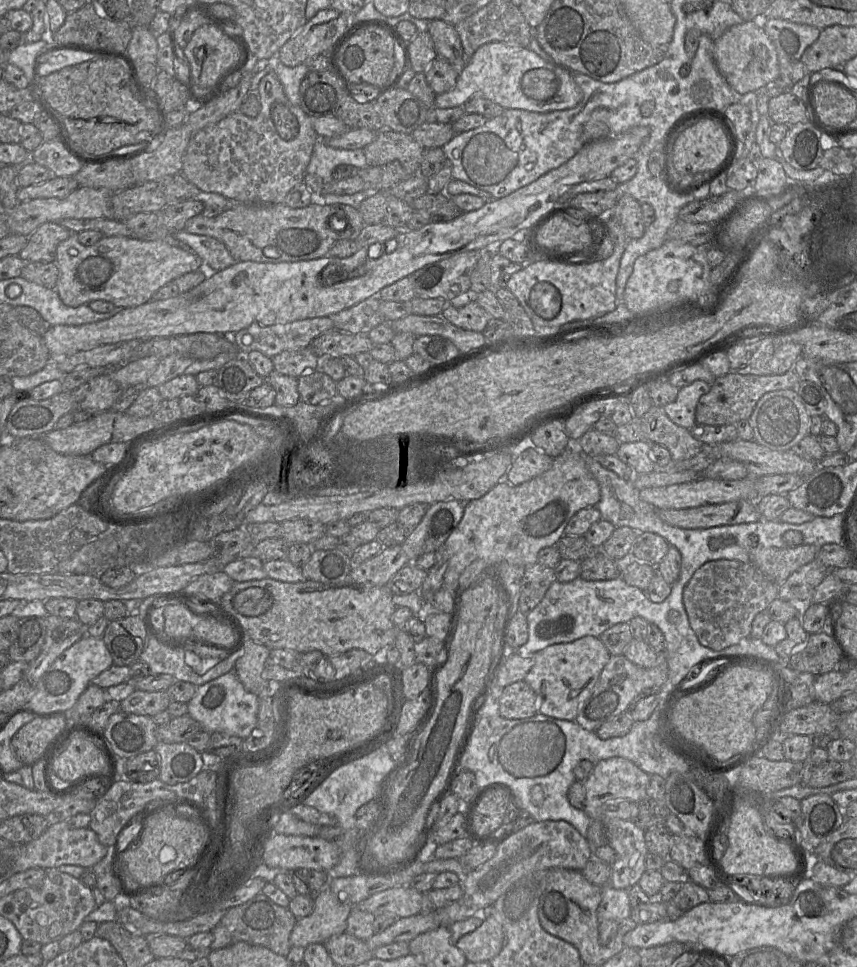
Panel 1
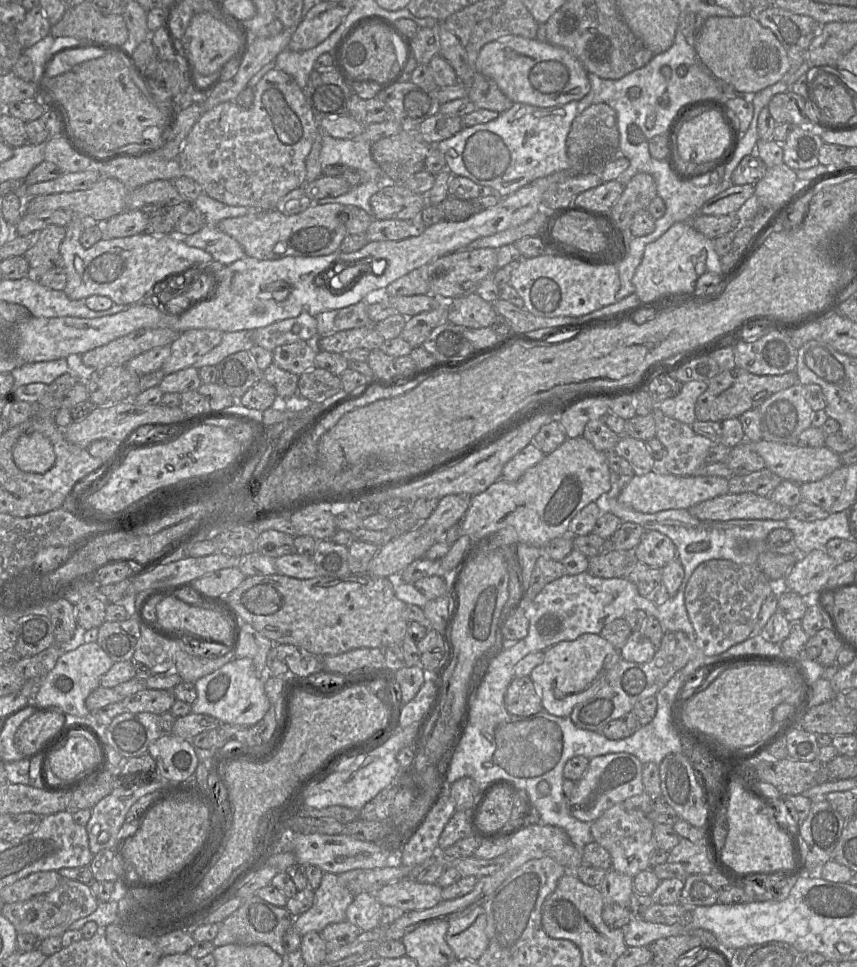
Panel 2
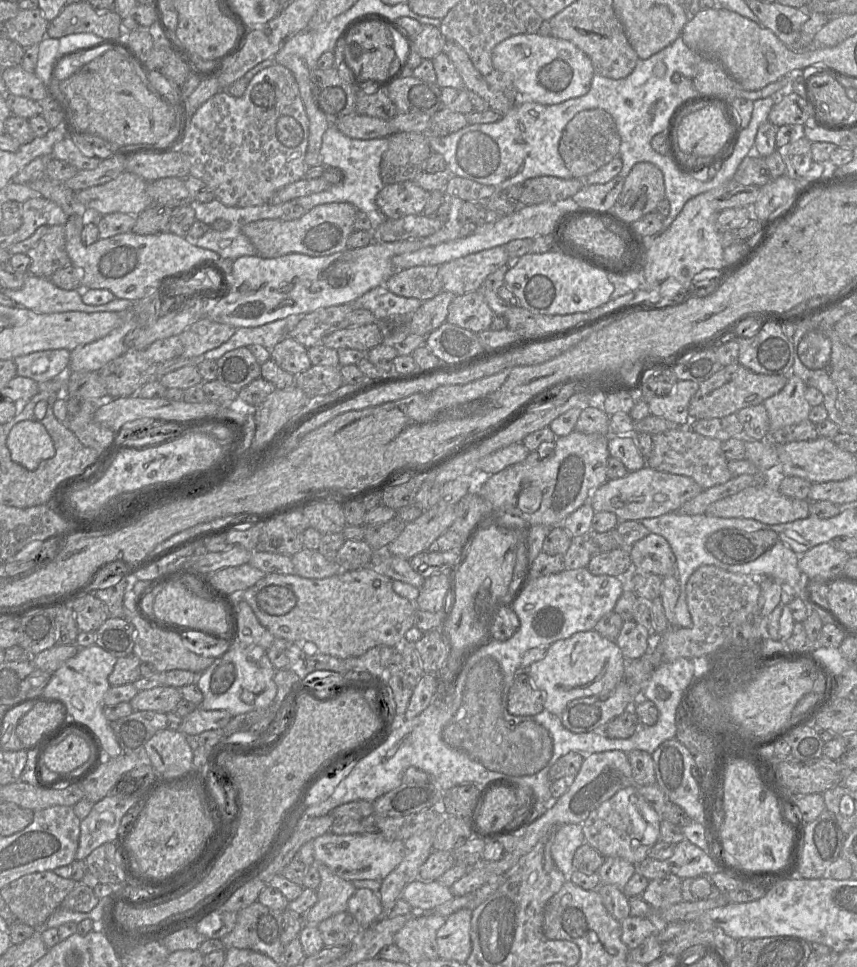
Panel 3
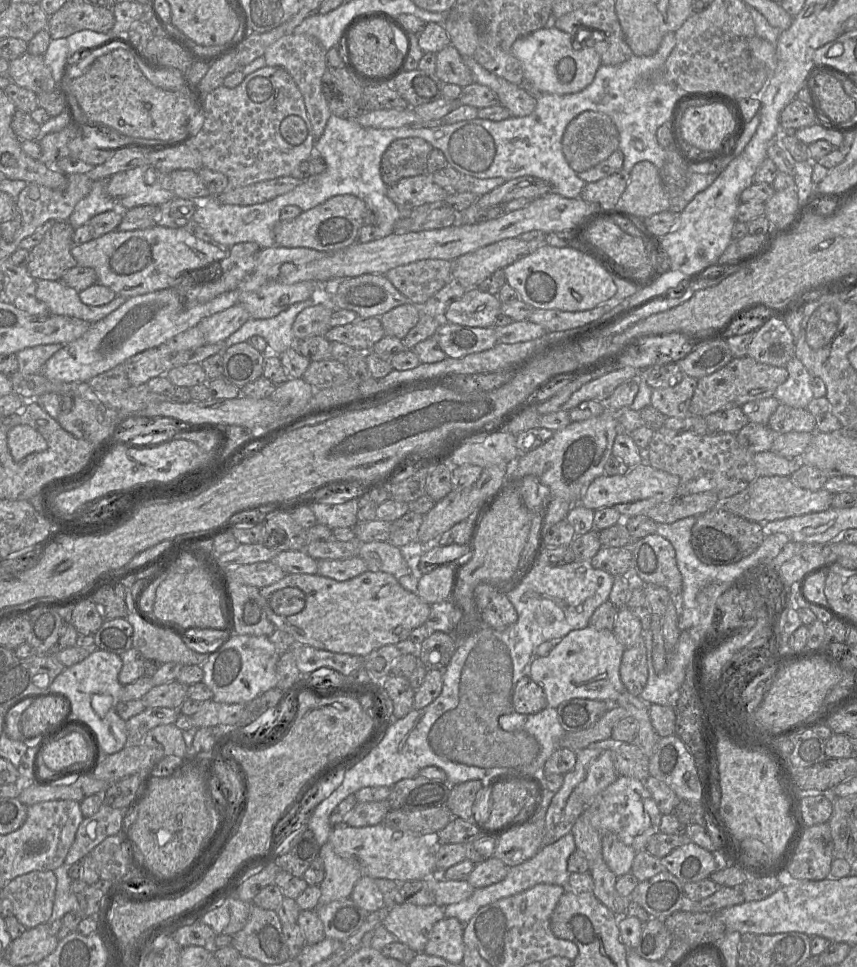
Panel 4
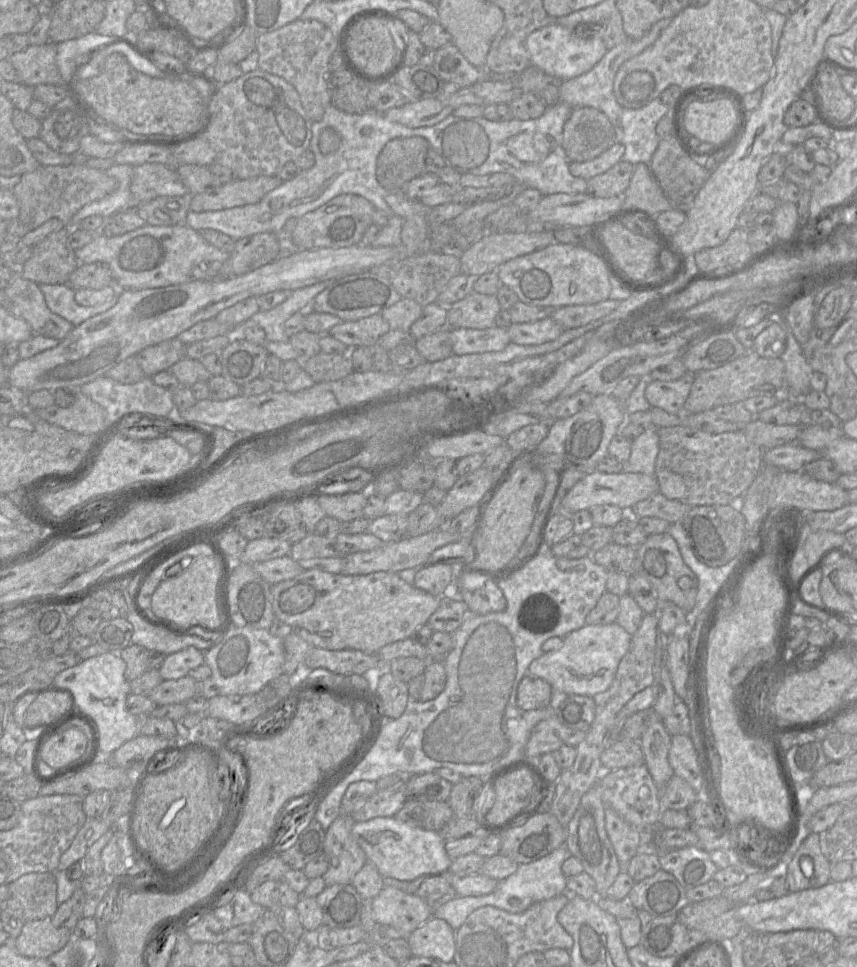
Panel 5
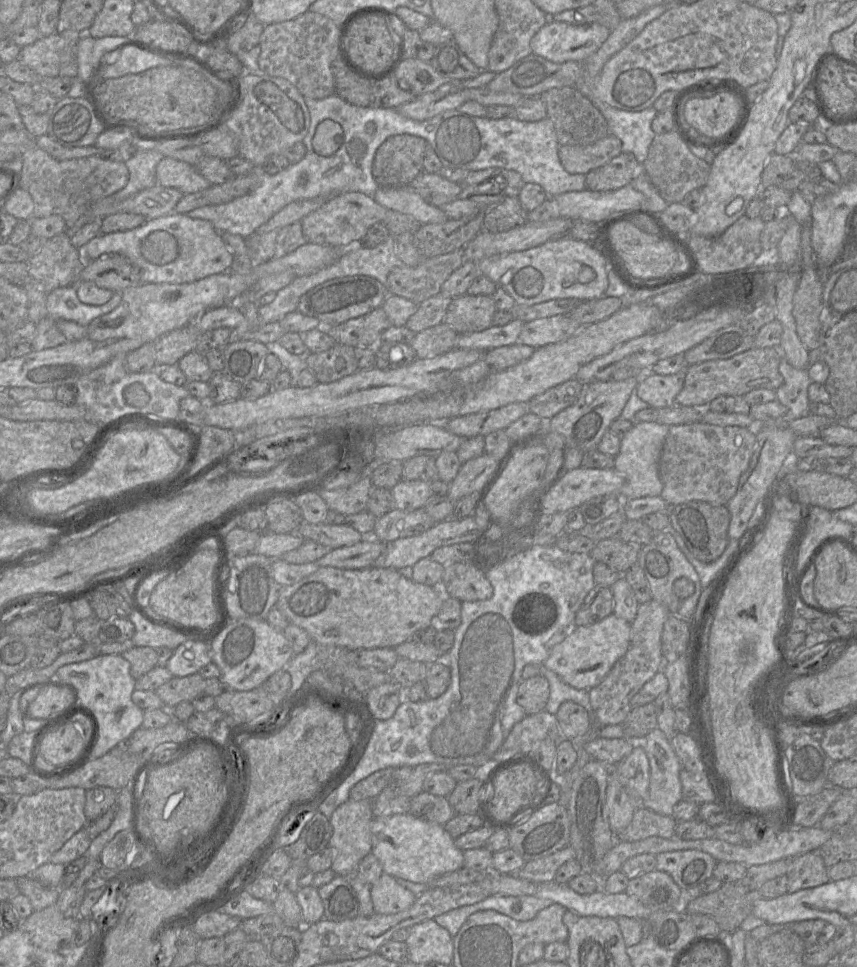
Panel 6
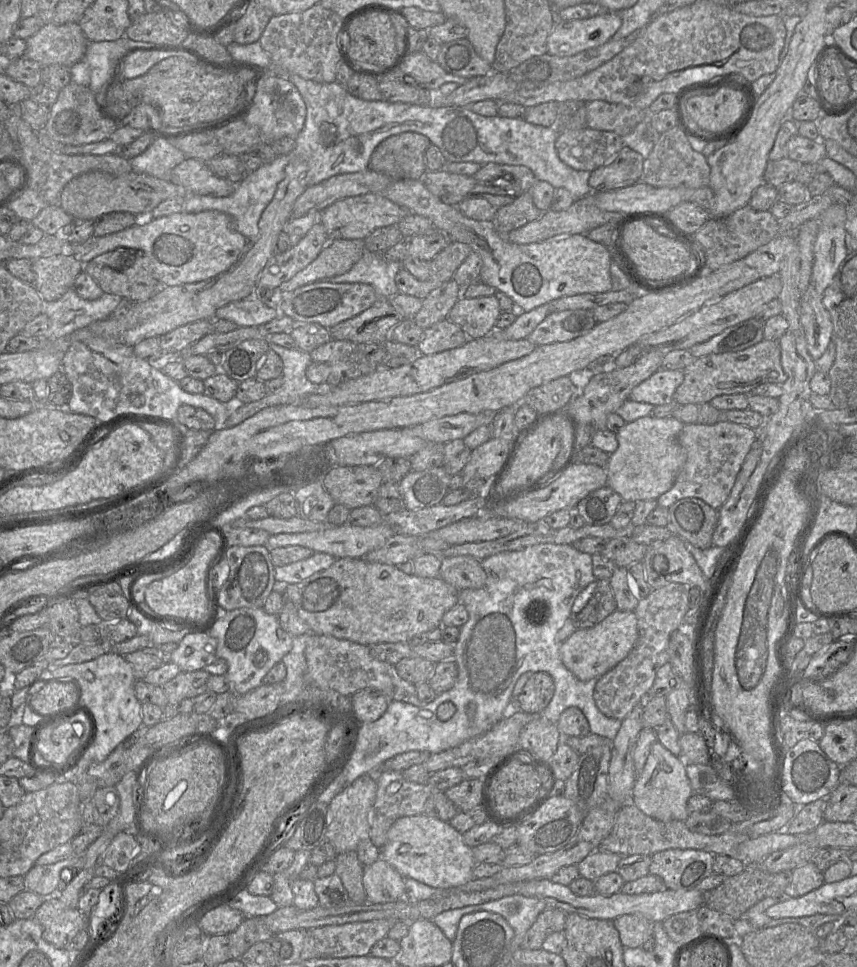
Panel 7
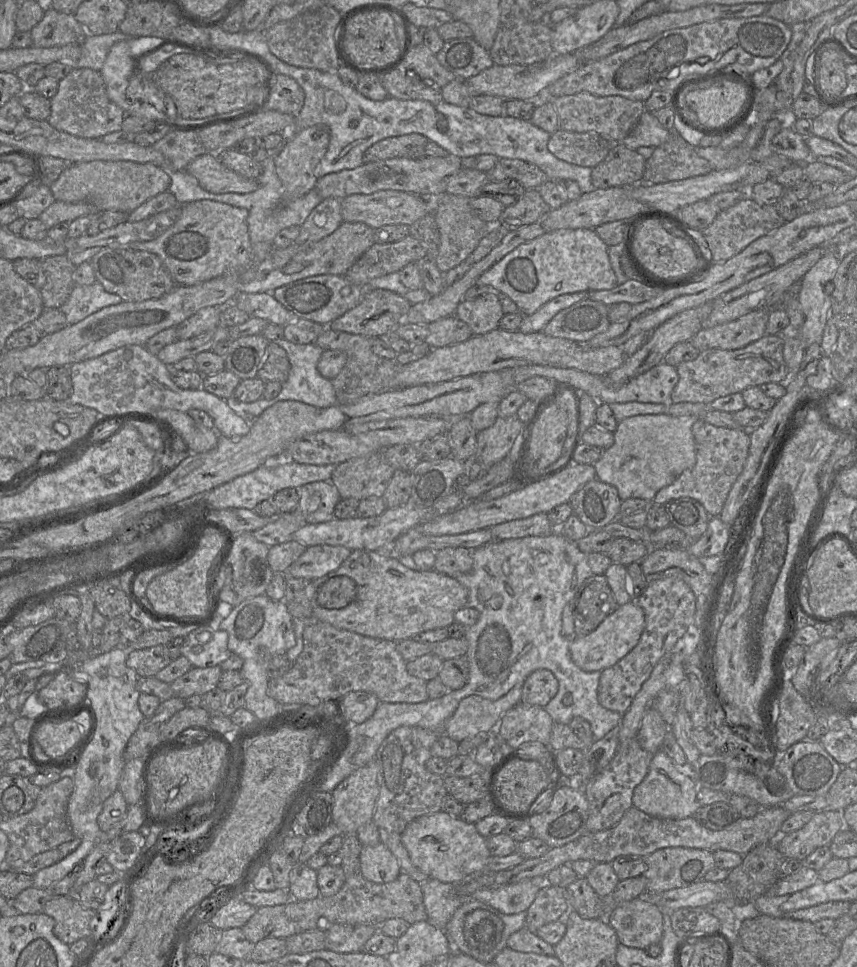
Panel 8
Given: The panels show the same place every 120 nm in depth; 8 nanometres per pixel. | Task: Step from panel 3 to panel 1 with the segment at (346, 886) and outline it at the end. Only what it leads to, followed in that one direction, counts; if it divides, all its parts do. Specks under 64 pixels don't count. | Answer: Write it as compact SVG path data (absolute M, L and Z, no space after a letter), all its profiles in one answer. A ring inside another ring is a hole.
M329 884L313 896L313 911L306 917L297 919L290 935L290 945L306 948L310 944L324 944L330 937L346 932L347 918L352 905L339 902Z

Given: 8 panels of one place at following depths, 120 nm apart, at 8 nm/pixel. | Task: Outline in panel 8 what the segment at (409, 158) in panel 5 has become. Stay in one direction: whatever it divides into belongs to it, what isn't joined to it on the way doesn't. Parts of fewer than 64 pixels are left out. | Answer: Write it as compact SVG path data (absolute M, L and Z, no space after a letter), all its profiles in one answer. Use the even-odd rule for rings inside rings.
M416 133L388 137L369 147L363 155L363 163L391 158L422 158L429 140Z

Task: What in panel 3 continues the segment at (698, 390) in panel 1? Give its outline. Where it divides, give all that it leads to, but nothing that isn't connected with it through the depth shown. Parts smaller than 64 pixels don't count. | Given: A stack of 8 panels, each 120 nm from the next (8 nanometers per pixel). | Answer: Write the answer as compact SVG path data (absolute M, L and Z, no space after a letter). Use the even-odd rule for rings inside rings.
M678 380L675 389L667 396L656 396L649 402L650 415L662 417L678 425L689 425L689 404L700 384Z

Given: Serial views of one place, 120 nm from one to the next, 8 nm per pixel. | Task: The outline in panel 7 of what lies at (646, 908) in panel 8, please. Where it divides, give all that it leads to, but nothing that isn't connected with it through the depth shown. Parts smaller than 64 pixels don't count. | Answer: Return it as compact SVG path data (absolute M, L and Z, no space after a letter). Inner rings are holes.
M634 914L619 916L612 920L620 942L625 948L638 948L653 937L652 921Z

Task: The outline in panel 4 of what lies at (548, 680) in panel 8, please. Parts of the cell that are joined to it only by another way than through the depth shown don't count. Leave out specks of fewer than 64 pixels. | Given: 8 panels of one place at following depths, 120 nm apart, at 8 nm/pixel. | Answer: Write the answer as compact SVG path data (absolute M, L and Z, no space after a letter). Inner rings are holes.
M524 675L517 682L512 703L519 714L536 714L548 706L542 687L529 675Z

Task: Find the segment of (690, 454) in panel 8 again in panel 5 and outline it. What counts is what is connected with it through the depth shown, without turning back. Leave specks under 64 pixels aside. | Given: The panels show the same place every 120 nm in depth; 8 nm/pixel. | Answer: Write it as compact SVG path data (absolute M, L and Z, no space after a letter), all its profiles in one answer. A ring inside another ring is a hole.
M651 419L651 425L648 426L645 431L631 443L630 457L625 464L625 471L623 472L633 472L648 476L655 476L655 463L659 452L658 429L659 428L652 424Z

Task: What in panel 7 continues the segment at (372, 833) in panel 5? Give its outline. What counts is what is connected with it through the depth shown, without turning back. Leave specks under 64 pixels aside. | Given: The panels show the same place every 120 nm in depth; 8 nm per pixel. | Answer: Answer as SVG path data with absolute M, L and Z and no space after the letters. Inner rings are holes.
M424 813L400 817L387 831L380 857L404 878L412 878L438 890L448 890L474 878L476 864L472 847L464 842L462 834L449 822Z

